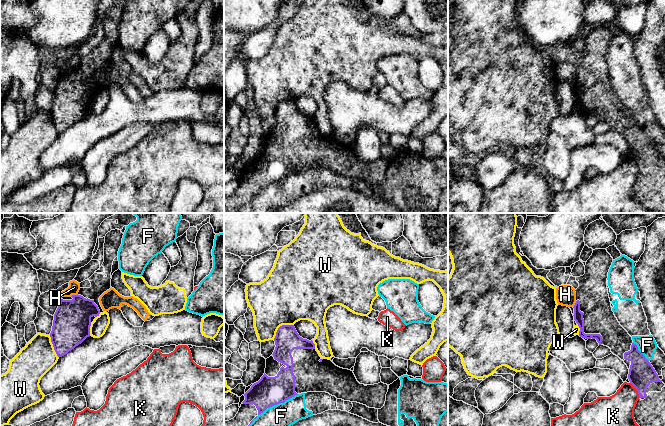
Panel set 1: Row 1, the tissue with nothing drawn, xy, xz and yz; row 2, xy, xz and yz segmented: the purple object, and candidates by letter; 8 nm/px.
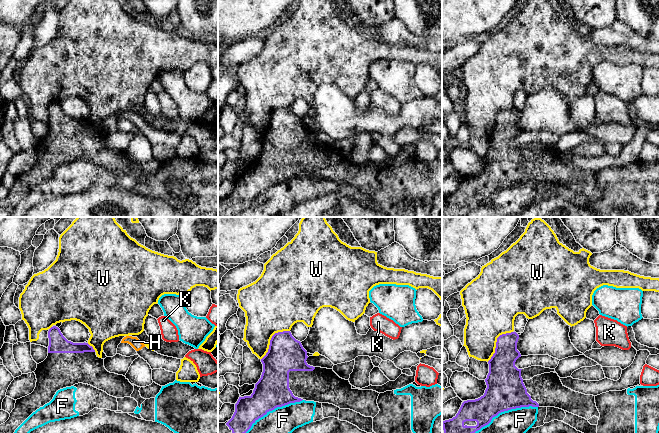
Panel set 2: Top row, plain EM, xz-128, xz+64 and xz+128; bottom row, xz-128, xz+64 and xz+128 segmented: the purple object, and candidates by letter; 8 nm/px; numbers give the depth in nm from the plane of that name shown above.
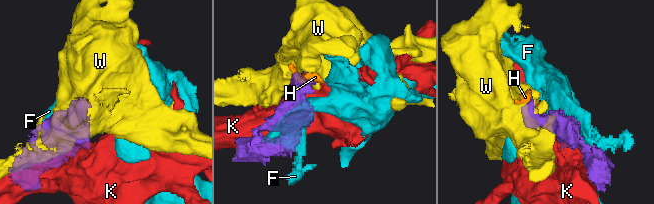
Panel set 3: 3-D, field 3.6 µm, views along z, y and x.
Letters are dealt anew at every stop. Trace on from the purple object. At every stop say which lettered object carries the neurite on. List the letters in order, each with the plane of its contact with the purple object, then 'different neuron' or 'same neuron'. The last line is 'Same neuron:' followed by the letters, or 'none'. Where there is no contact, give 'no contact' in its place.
F: xz | different neuron
H: xy | different neuron
K: yz | different neuron
W: xz | different neuron
Same neuron: none

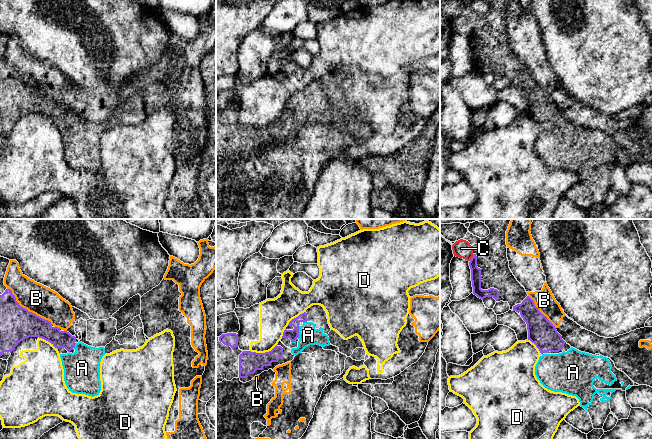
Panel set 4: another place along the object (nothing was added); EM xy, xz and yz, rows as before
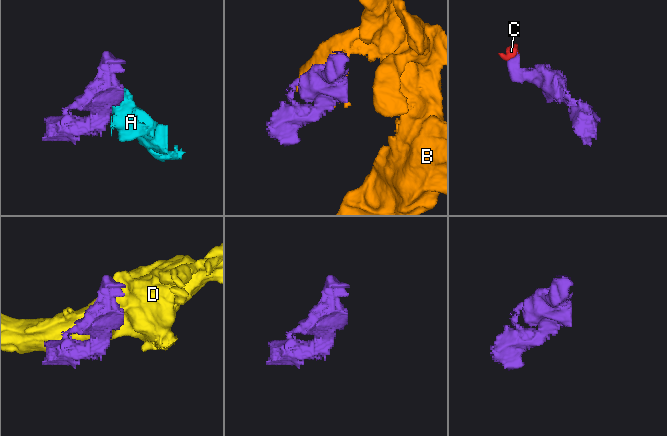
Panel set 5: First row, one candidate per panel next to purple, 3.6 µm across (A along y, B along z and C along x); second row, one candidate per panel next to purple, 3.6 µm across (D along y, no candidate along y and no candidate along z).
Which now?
A: xz | same neuron
B: xy | different neuron
C: yz | different neuron
D: xz | different neuron
Same neuron: A

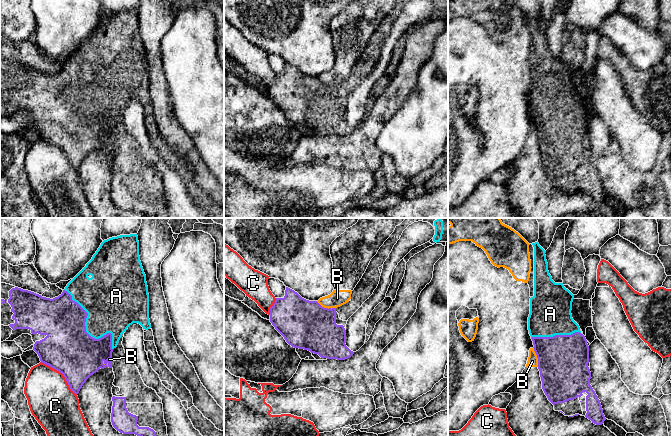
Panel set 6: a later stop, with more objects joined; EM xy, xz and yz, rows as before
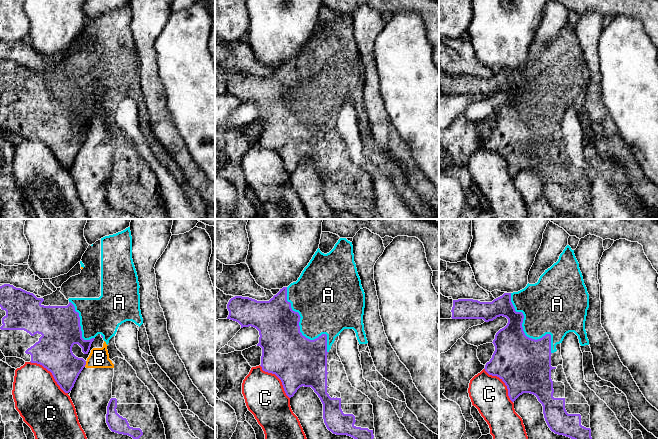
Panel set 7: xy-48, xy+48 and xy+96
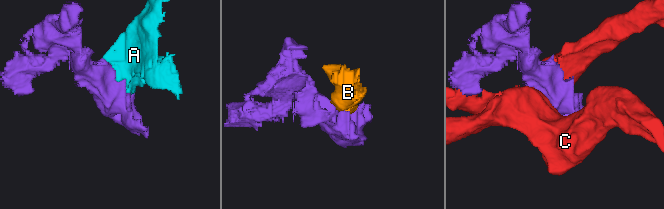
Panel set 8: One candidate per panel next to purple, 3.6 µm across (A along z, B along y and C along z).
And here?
A: xy | same neuron
B: xz | different neuron
C: xy | different neuron
Same neuron: A

